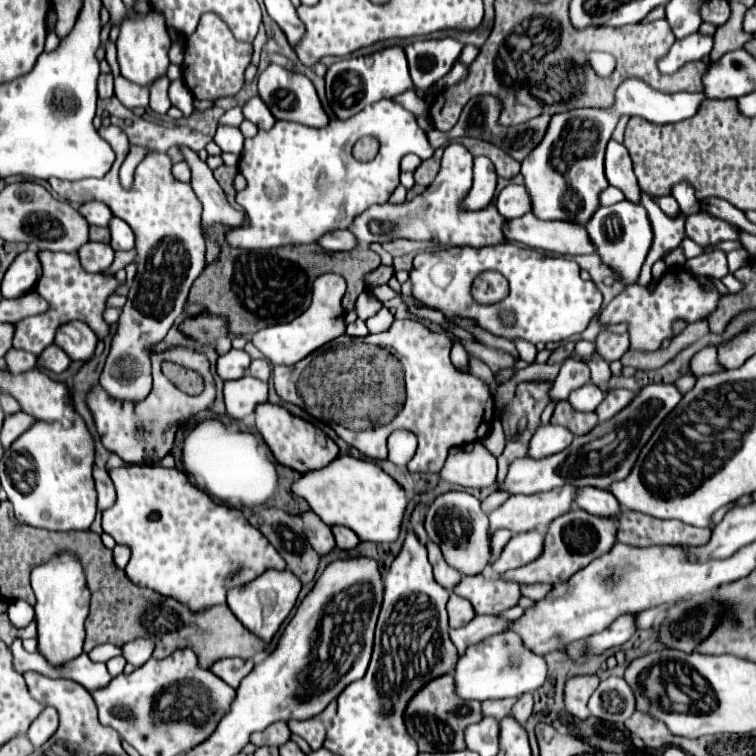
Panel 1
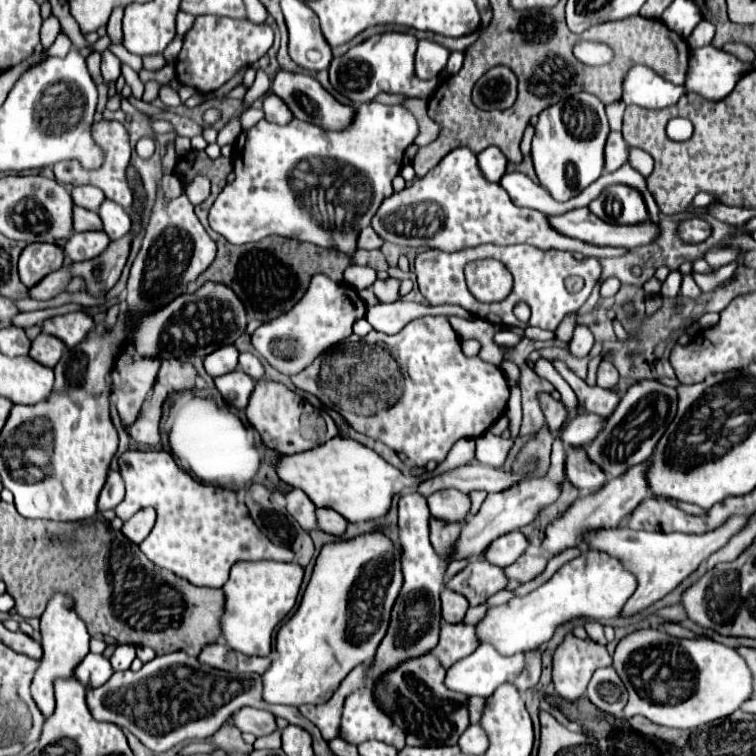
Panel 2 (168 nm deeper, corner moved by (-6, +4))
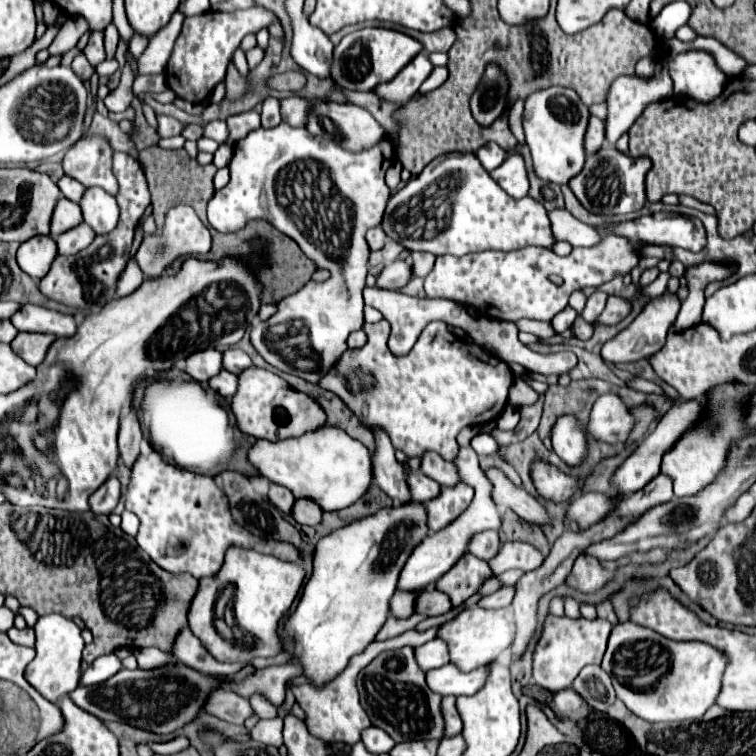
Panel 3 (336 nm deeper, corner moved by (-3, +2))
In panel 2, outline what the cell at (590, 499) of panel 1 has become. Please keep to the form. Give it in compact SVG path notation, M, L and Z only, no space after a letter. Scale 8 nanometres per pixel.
M575 447L567 453L565 459L565 475L567 479L579 487L579 489L587 489L587 491L597 491L605 485L607 477L605 473L601 473L601 469L597 465L593 465L585 453L581 453L583 447Z

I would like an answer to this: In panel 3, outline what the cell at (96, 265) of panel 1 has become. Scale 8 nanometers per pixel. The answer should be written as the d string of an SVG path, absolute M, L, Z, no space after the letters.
M82 223L82 227L76 227L74 231L66 231L56 239L58 253L76 255L76 253L84 251L94 241L94 237L96 237L94 231L90 231L90 227L86 227L86 223Z

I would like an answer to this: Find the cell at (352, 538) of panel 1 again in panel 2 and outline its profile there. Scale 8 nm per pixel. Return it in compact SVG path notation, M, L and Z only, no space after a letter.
M317 509L317 527L331 535L343 535L347 521L339 513L333 513L333 509Z

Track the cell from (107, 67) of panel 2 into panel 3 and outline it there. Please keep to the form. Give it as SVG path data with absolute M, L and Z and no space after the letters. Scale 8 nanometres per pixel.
M94 31L92 37L90 37L90 41L88 41L88 45L84 47L84 55L92 63L92 67L96 67L98 63L106 61L106 51L104 51L102 39L104 39L104 33L102 31Z

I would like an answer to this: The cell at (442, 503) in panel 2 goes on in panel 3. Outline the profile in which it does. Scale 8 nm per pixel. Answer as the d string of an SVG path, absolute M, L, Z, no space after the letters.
M408 475L408 483L416 503L428 503L440 495L440 485L426 475Z

